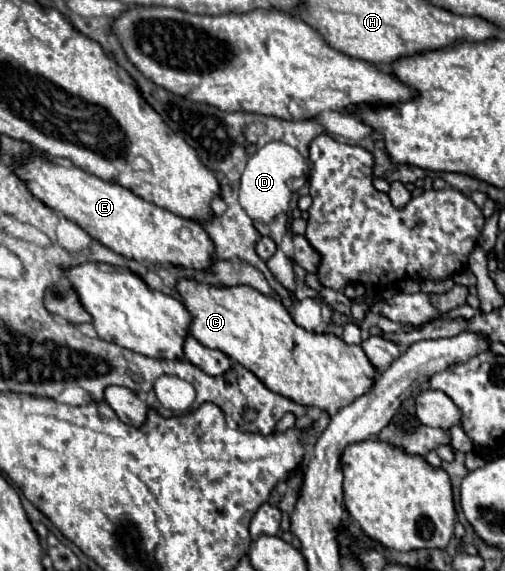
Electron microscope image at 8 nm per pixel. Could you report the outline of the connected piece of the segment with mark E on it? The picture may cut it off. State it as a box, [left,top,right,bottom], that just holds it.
[16,158,214,270]

